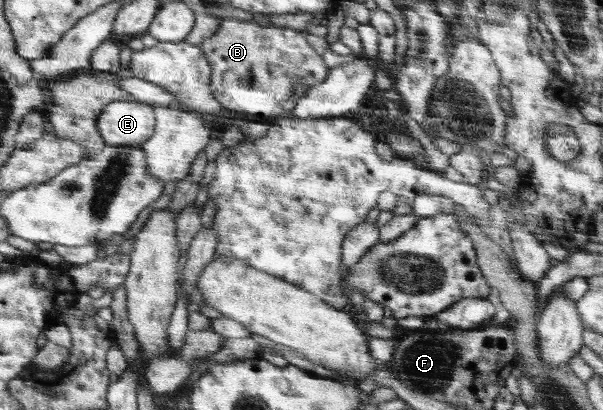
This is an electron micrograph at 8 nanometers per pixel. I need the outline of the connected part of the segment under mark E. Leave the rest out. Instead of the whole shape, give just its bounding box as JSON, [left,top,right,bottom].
[99,101,155,146]

